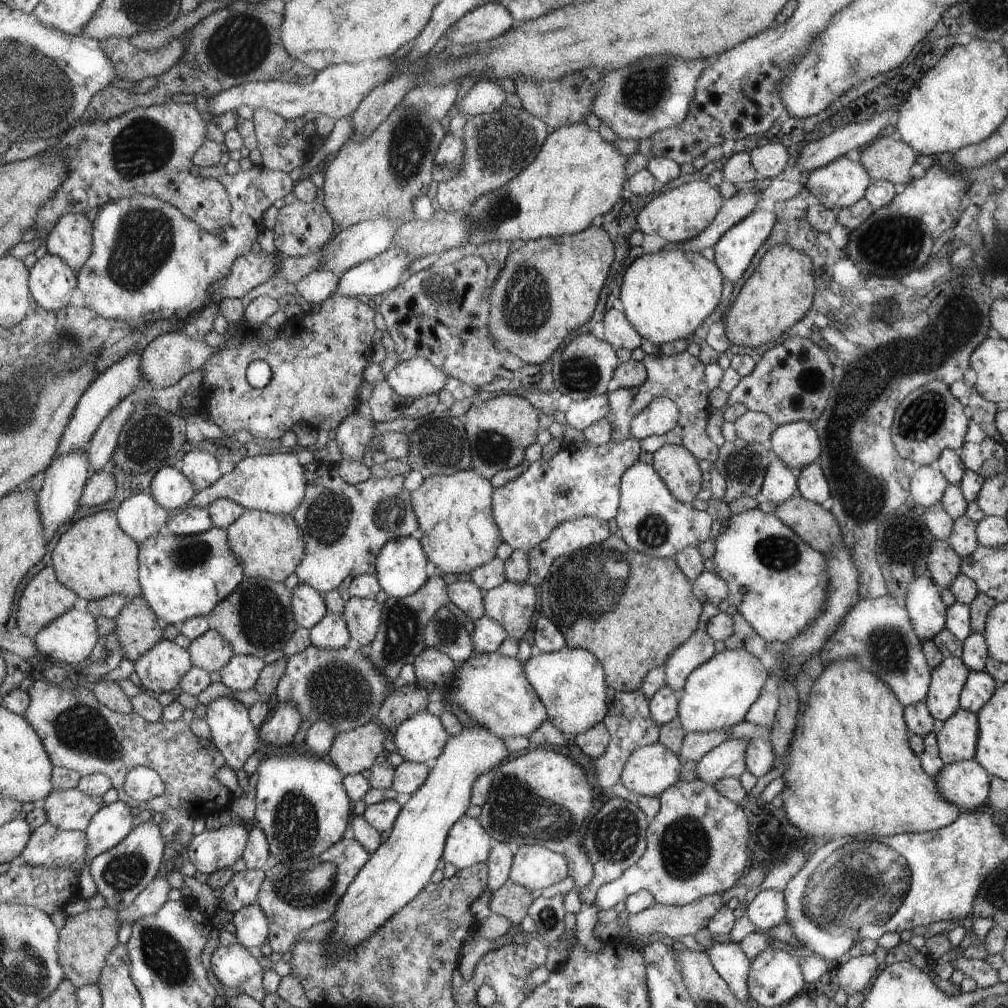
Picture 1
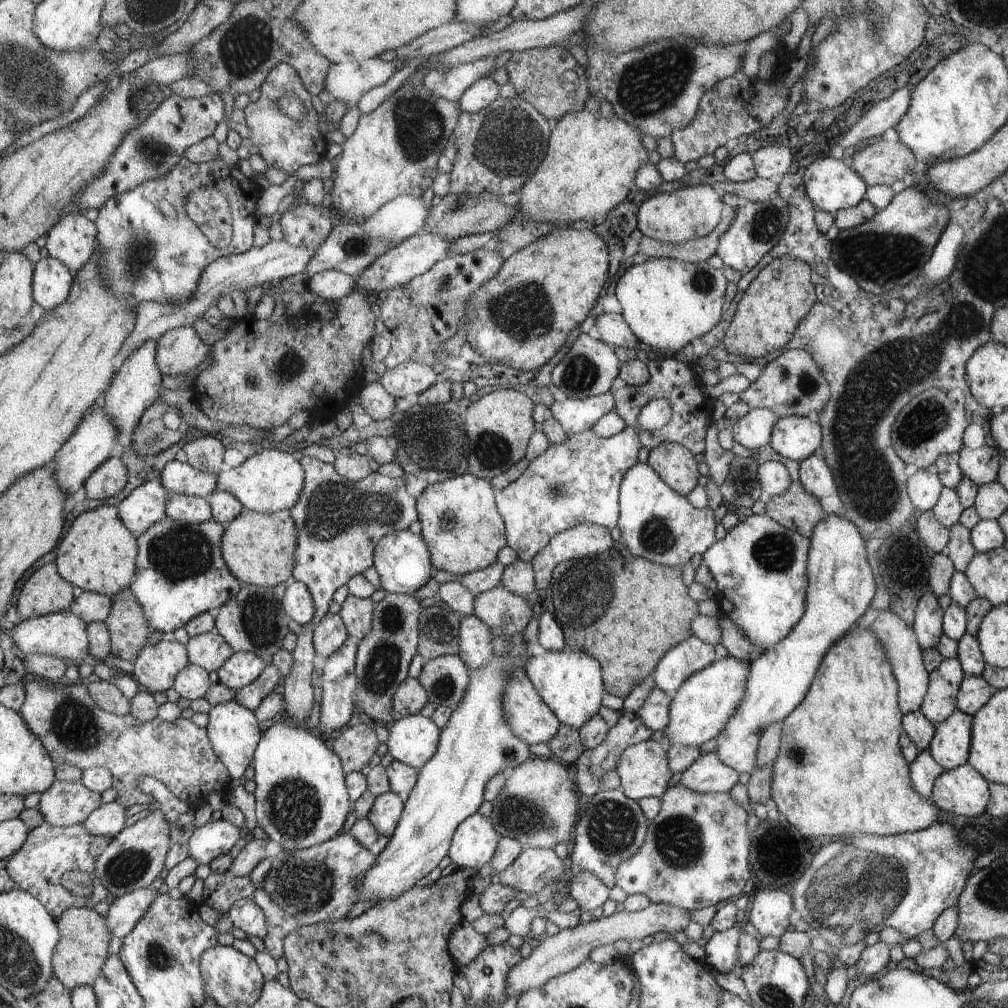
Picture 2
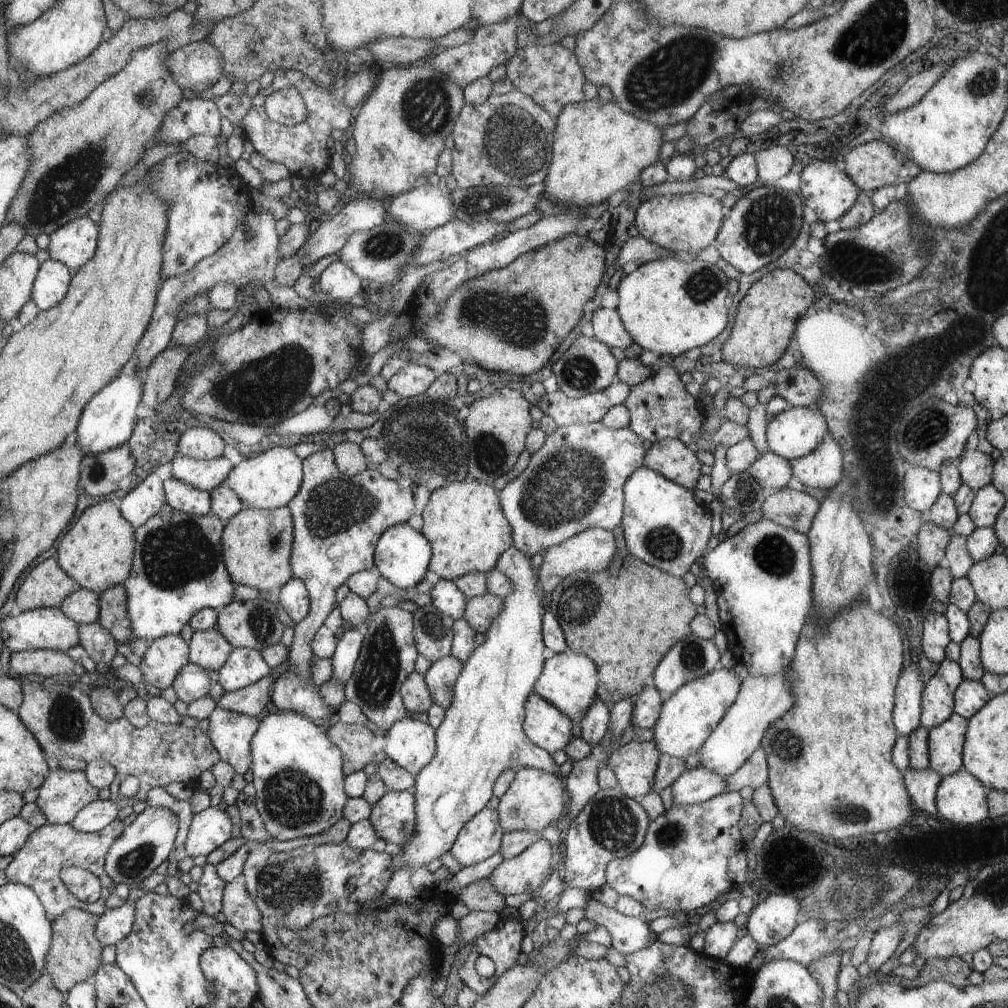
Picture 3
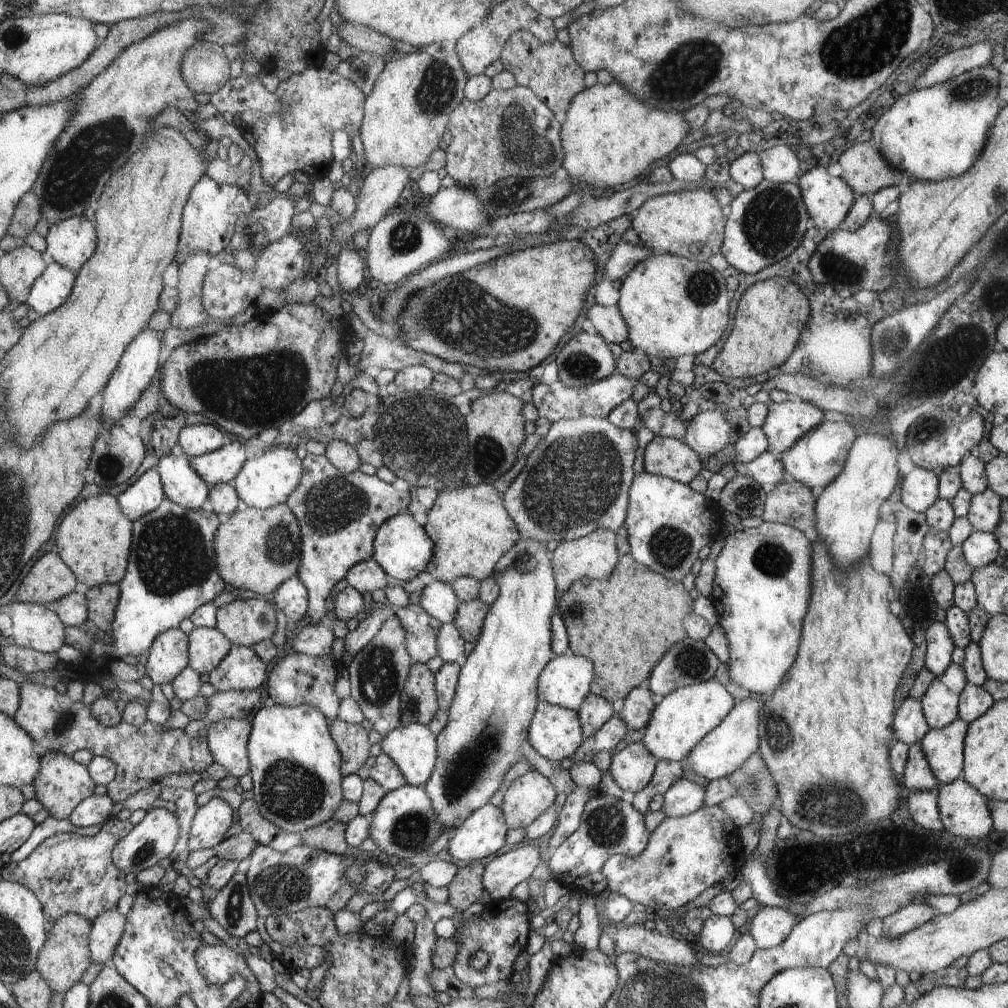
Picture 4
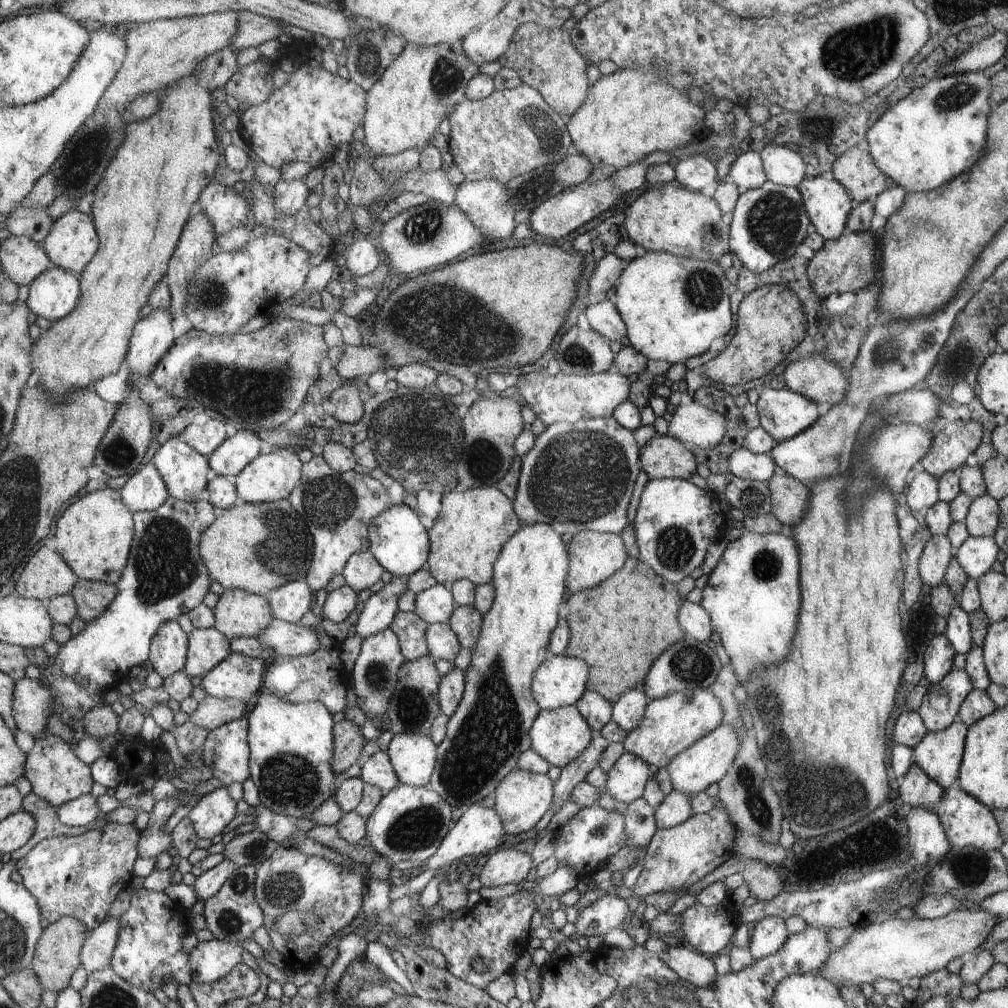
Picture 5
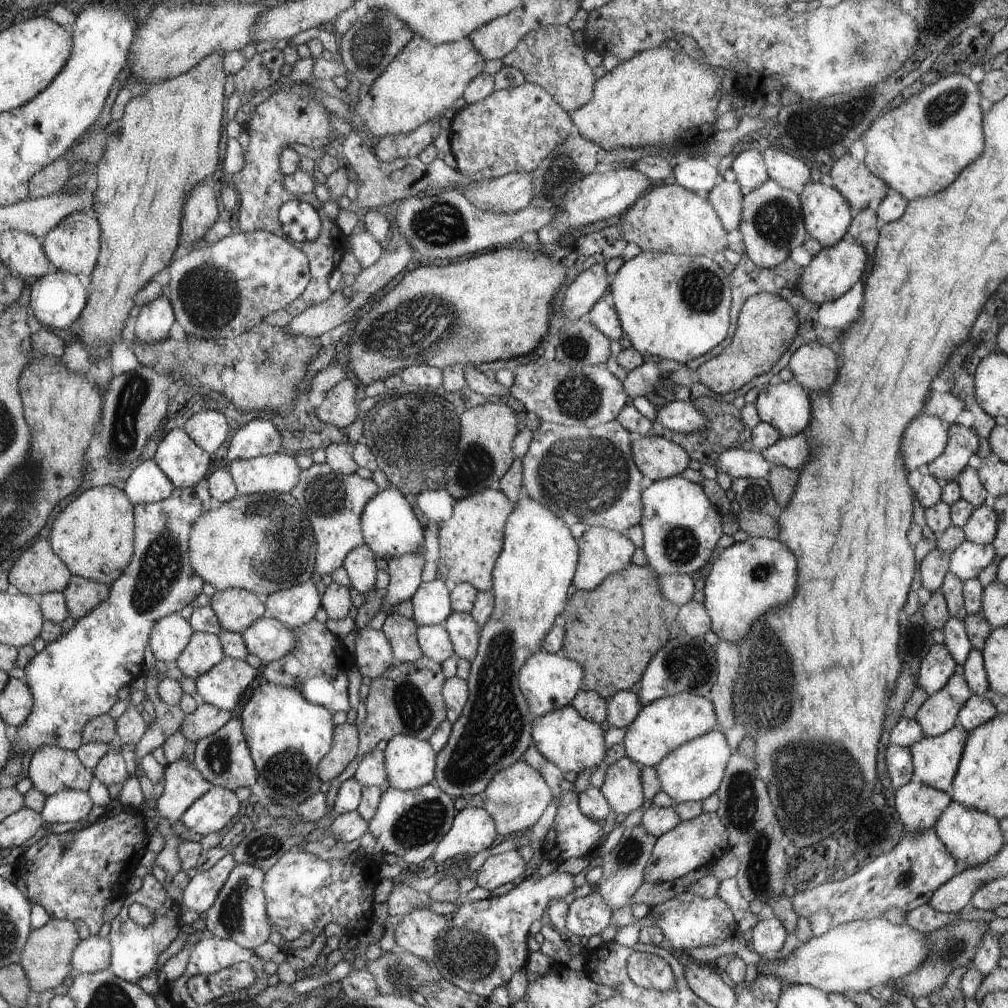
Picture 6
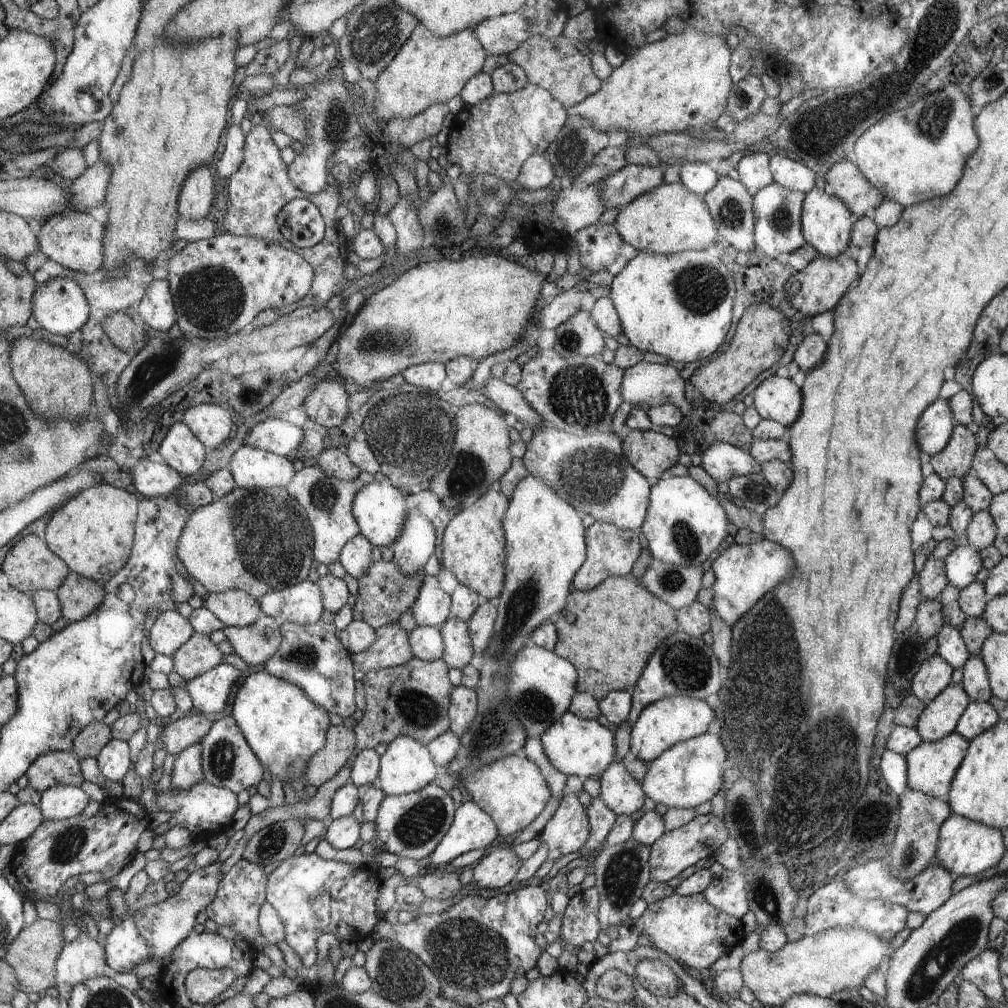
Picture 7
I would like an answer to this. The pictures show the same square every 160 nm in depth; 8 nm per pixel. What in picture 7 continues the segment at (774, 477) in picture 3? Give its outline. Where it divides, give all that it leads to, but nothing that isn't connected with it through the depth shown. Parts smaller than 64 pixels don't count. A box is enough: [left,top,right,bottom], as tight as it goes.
[700,442,761,482]

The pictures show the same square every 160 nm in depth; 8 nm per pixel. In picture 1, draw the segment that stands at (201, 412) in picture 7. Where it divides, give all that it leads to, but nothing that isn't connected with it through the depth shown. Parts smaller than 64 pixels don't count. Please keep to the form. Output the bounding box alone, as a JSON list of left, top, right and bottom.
[180,448,222,491]

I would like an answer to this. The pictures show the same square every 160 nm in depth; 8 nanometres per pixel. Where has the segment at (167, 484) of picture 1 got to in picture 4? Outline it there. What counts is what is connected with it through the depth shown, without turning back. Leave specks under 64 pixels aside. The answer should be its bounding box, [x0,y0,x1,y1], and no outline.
[190,441,246,484]

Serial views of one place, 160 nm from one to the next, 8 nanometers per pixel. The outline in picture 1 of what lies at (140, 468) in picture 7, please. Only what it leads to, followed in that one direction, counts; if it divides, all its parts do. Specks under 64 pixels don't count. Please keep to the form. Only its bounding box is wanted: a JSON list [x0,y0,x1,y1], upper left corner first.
[115,490,171,542]

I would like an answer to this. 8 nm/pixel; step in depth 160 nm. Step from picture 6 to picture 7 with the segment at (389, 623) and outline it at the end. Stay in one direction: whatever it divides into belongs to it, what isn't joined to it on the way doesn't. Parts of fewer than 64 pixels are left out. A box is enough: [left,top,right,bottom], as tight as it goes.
[352,623,413,673]

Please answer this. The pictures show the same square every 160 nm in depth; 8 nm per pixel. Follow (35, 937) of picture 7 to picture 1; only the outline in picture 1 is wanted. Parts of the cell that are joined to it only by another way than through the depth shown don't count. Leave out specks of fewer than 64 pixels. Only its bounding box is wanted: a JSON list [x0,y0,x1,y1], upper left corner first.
[57,907,121,987]

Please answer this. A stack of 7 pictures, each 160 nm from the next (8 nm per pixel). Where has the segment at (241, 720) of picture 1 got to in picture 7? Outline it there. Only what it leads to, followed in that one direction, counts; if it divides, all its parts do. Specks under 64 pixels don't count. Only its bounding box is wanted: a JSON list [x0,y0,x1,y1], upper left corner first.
[201,714,264,794]

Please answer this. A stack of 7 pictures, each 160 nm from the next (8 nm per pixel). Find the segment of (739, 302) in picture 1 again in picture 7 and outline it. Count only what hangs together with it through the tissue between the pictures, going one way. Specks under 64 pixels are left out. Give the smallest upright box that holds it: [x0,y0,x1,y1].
[689,302,791,404]

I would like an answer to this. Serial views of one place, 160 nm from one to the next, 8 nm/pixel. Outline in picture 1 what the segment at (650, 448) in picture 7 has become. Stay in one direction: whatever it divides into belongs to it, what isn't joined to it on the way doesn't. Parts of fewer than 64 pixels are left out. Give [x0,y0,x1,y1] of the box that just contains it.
[652,444,702,504]

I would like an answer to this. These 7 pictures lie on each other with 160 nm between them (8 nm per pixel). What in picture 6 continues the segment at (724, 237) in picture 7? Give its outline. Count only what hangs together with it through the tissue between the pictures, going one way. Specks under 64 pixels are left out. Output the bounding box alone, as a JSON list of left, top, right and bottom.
[709,179,744,233]

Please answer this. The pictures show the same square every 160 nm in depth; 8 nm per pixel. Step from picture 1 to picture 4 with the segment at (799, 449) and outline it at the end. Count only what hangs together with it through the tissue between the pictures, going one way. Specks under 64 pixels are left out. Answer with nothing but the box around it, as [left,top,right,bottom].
[761,398,825,453]

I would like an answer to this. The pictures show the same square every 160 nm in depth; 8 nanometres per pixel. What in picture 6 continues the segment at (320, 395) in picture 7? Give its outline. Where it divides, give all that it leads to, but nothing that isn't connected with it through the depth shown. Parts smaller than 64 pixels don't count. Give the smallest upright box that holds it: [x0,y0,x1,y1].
[316,378,360,427]

